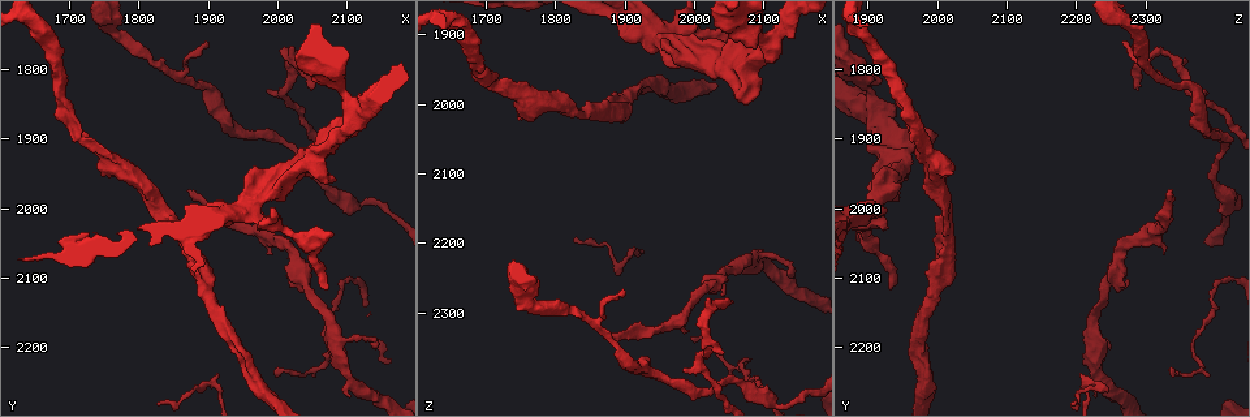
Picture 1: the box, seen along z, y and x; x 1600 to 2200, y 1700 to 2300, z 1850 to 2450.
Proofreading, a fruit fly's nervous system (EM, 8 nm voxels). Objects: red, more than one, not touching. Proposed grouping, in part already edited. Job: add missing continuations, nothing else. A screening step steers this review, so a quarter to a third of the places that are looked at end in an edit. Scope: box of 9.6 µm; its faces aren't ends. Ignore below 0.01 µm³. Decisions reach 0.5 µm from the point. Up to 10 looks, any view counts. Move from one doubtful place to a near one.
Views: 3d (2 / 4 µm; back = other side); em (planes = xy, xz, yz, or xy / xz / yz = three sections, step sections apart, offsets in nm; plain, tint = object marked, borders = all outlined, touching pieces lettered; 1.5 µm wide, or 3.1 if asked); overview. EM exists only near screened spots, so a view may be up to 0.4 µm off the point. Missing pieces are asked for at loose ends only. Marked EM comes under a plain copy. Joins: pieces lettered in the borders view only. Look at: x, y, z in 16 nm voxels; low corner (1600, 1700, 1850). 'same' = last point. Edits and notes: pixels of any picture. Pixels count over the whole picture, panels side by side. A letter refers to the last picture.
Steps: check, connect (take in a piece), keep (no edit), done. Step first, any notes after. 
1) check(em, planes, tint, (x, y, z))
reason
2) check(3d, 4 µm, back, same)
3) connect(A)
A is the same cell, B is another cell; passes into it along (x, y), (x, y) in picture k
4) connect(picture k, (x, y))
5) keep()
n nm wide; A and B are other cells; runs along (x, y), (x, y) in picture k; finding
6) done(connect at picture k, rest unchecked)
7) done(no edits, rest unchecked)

check(3d, 2 µm, (1875, 1975, 2335))
branch stops here

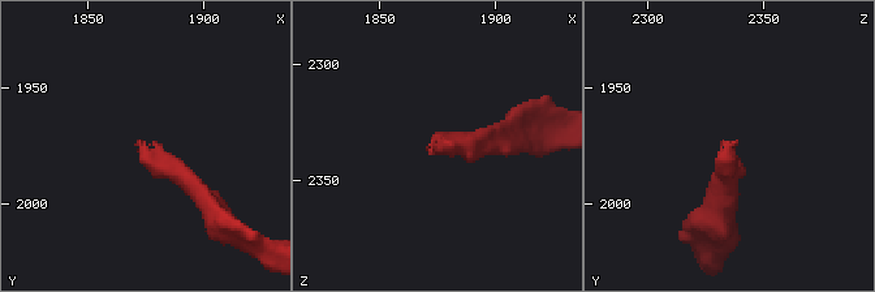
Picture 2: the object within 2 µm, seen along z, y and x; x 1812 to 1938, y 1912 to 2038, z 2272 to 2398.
check(em, yz, step 4, tint, (1872, 1975, 2338))

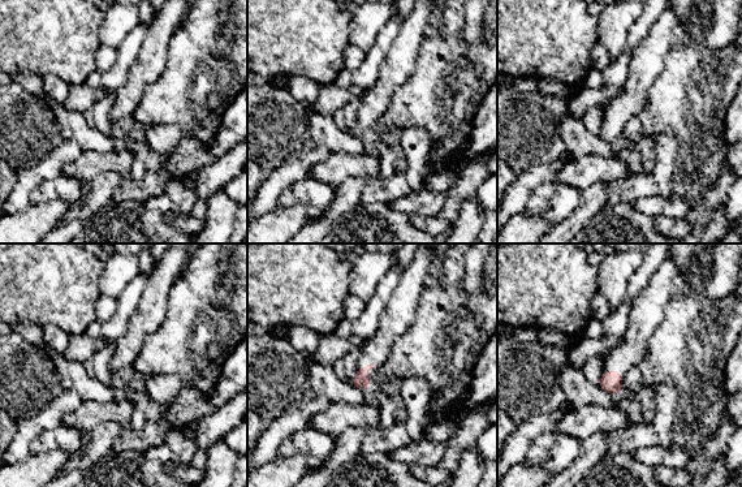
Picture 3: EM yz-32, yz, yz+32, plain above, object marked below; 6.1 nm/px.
check(em, planes, borders, same)

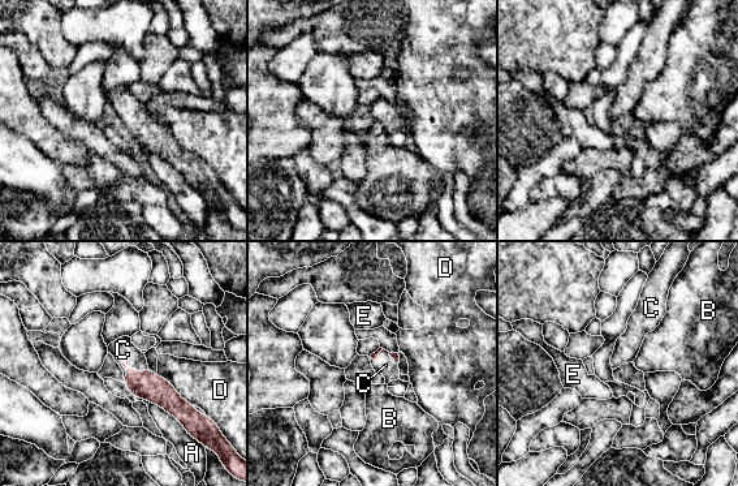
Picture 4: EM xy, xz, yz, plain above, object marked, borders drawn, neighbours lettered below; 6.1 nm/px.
connect(C)
C is the same cell, A, B, D and E are other cells; passes into it along (147, 386), (133, 369), (122, 349) in picture 4; it goes on there

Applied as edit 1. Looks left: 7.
check(overview)
redraw

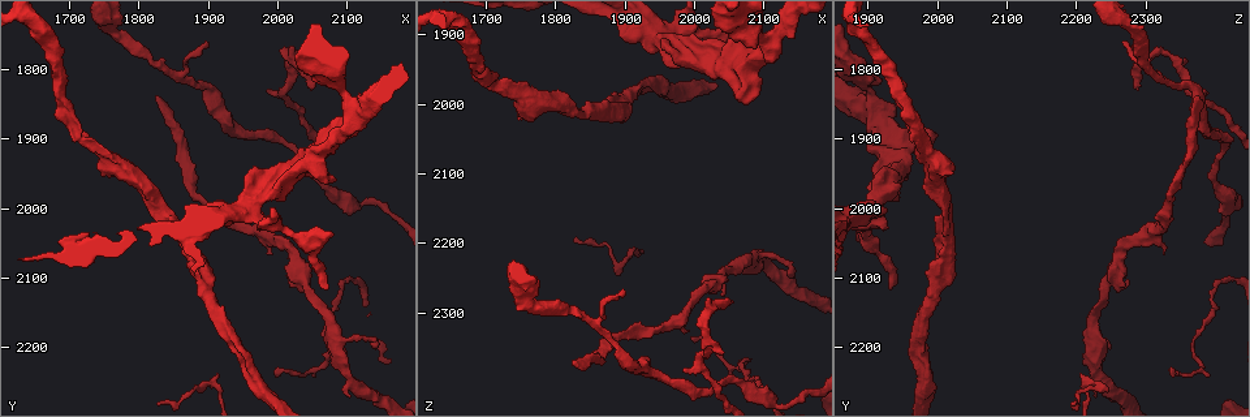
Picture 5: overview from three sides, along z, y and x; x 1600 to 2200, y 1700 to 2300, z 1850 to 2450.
check(em, planes, borders, (2050, 1830, 2290))
branch stops here

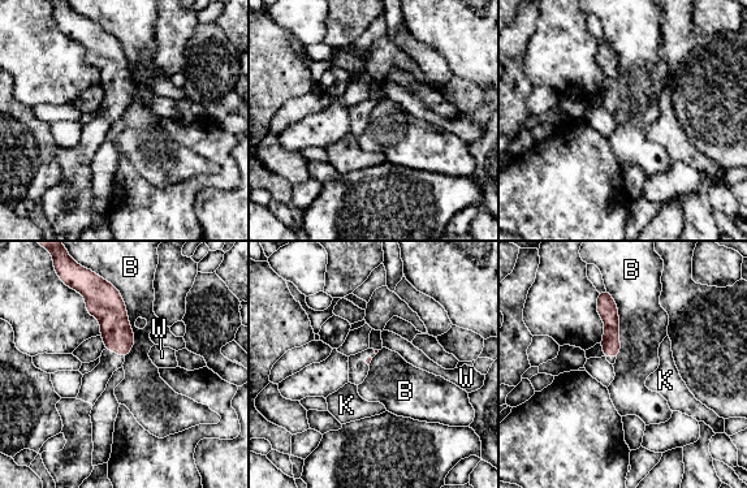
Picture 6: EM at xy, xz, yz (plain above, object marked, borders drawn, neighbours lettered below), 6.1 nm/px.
keep()
B, K and W are other cells; border along (102, 279), (134, 336), (125, 358) in picture 6; no lettered piece goes on from it

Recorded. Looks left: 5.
check(em, yz, step 8, borders, (2070, 2120, 1925))
an open end

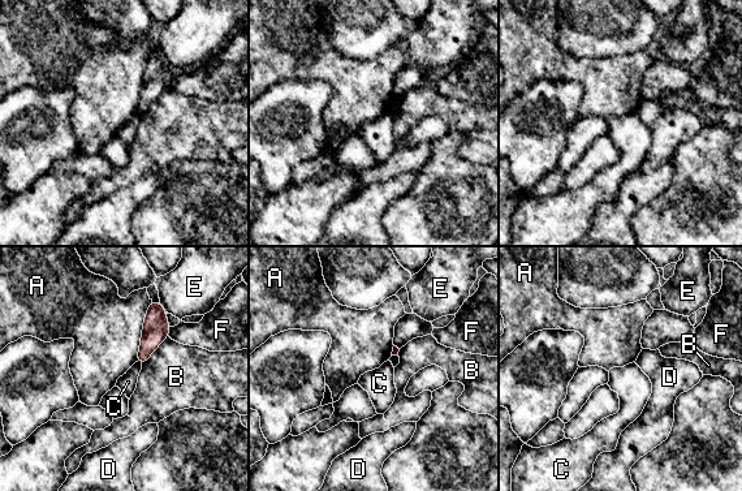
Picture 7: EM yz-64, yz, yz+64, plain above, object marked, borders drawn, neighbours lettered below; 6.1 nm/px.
keep()
A, B, C, D, E and F are other cells; border along (151, 300), (136, 361) in picture 7; none of them fits

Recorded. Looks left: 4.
done(connect at picture 4, rest unchecked)

